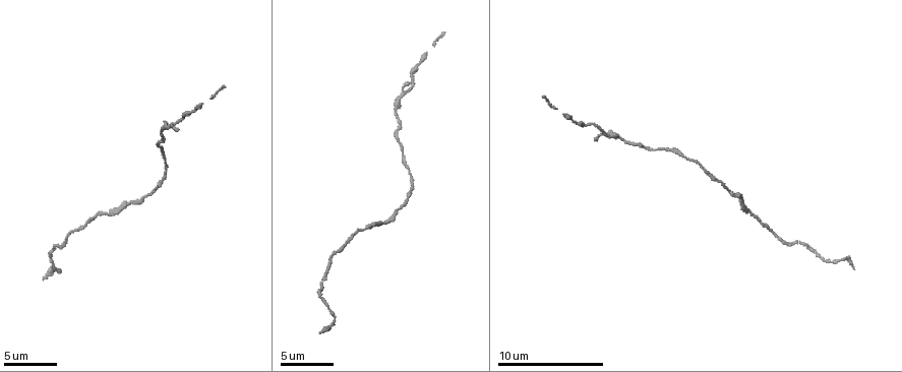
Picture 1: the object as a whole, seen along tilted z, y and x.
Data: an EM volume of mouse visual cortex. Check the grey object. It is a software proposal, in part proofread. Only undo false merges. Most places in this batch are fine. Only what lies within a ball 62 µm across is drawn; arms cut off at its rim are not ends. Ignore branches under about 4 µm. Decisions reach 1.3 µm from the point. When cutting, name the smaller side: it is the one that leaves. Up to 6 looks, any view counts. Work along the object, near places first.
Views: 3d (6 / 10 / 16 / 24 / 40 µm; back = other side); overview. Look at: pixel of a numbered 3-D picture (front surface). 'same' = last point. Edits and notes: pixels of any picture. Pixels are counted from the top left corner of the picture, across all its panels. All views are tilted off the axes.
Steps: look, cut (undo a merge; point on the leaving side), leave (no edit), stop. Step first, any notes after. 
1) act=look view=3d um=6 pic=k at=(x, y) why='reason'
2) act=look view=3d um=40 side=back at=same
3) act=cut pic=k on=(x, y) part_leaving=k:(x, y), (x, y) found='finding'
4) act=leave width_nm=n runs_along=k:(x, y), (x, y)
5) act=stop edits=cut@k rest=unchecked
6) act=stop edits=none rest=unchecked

act=look view=3d um=16 pic=1 at=(604, 134) why='sudden change in width'

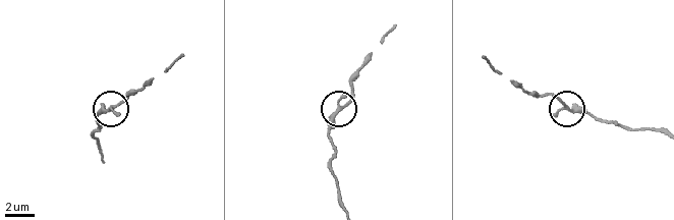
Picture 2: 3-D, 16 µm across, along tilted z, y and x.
act=leave runs_along=2:(662, 133), (574, 113), (555, 96), (536, 93) found='all the same cell'

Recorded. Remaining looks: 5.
act=look view=3d um=10 pic=1 at=(717, 178)

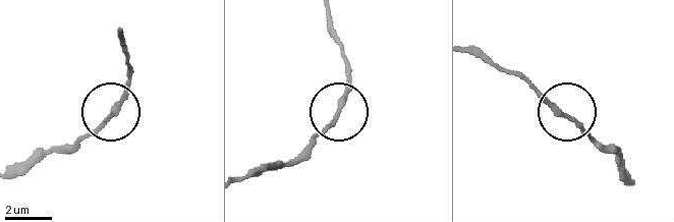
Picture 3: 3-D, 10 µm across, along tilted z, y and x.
act=look view=3d um=6 pic=3 at=(115, 111)

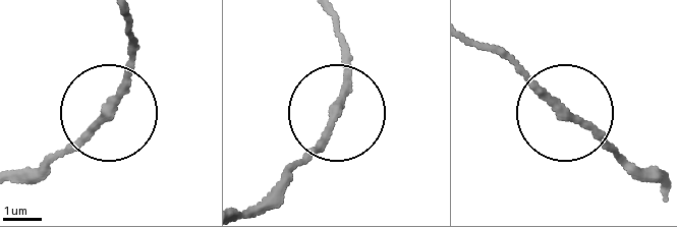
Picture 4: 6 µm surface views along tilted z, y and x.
act=leave found='all the same cell'

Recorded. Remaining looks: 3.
act=look view=3d um=16 pic=1 at=(744, 208) why='calibre changes'

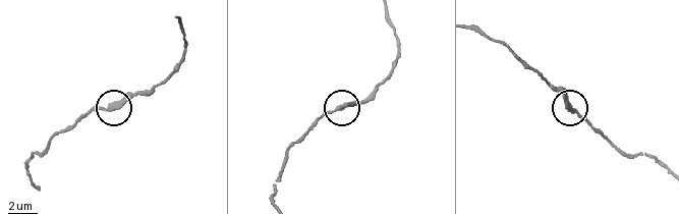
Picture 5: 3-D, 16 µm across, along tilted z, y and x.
act=leave runs_along=5:(392, 69), (366, 97), (332, 111), (316, 124) found='continuous, no second cell'

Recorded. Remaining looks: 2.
act=stop edits=none rest=unchecked

